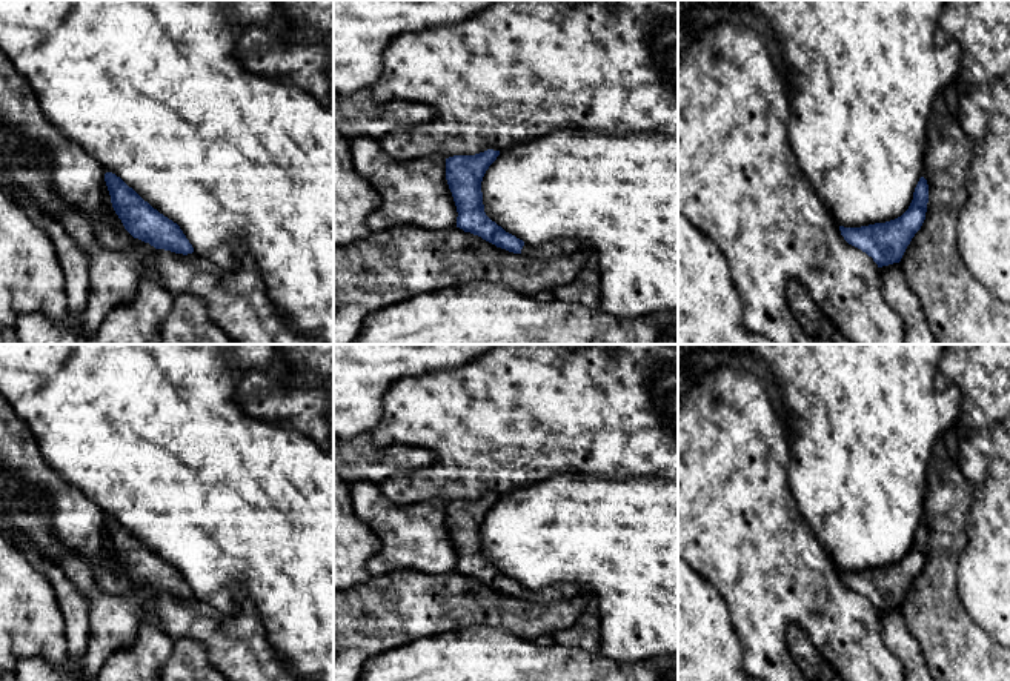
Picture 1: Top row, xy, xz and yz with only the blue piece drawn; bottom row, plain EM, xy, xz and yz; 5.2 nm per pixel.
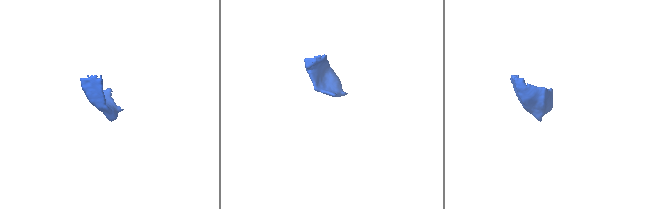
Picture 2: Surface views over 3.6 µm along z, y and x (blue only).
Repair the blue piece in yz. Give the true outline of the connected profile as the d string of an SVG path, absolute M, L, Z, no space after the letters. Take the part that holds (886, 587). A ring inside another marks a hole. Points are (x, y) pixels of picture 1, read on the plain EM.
M919 523L909 553L898 563L861 572L839 570L844 584L865 596L878 612L899 607L915 578L921 573L929 547L929 529Z

